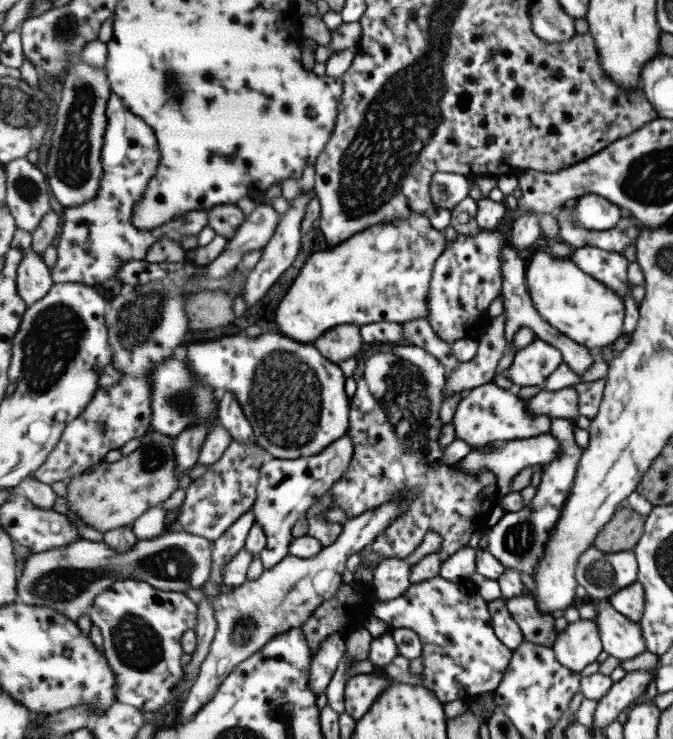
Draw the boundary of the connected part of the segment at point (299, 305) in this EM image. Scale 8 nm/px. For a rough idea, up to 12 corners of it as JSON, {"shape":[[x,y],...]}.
{"shape":[[429,214],[313,254],[278,331],[430,316],[446,252]]}

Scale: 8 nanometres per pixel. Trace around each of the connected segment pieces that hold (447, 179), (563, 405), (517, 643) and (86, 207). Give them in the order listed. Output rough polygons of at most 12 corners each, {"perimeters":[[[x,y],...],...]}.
{"perimeters":[[[436,172],[436,208],[452,212],[475,186],[473,176]],[[575,385],[540,391],[528,401],[532,415],[580,416]],[[500,597],[490,604],[494,629],[514,652],[526,636]],[[110,96],[93,201],[65,207],[56,283],[94,286],[179,243],[207,211],[134,225],[161,162],[151,126]]]}

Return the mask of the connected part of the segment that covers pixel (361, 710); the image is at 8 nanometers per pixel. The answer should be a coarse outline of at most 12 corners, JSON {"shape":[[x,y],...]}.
{"shape":[[363,673],[345,684],[345,711],[356,721],[394,680]]}

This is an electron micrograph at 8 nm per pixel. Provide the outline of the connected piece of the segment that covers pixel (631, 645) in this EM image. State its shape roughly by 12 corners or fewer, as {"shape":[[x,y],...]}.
{"shape":[[596,600],[604,650],[618,660],[648,651],[640,623]]}

